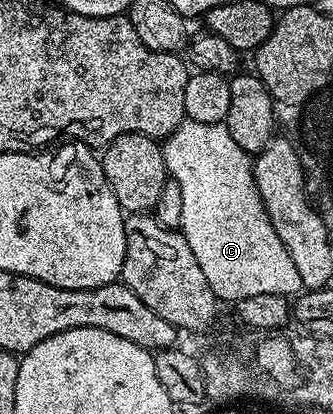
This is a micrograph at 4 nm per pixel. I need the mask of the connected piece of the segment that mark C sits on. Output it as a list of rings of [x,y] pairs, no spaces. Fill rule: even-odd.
[[[185,118],[173,130],[172,134],[162,142],[161,152],[163,153],[166,172],[179,185],[179,193],[183,193],[183,221],[179,230],[184,235],[187,245],[191,245],[191,253],[195,253],[195,261],[199,261],[199,269],[203,269],[203,277],[207,277],[207,285],[216,293],[218,300],[225,301],[225,299],[230,299],[230,301],[236,301],[238,299],[258,296],[259,294],[279,294],[286,297],[296,296],[302,290],[301,278],[299,277],[299,272],[295,269],[295,261],[291,261],[283,241],[279,241],[279,237],[267,217],[267,209],[263,205],[263,201],[259,197],[259,189],[255,185],[253,159],[250,152],[243,150],[235,142],[235,137],[231,137],[231,133],[225,128],[225,124],[191,121]]]

